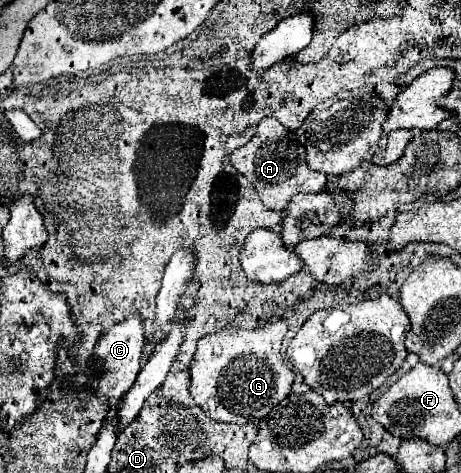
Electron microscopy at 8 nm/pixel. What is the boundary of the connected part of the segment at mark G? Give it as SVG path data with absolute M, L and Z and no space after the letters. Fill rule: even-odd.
M272 319L264 327L250 329L250 331L234 331L232 327L218 331L216 335L206 335L198 341L198 349L194 353L192 365L190 365L190 395L194 401L202 407L208 417L222 423L258 423L256 419L268 415L268 407L276 407L292 387L294 373L284 365L284 359L280 355L280 343L286 335L286 323ZM248 409L256 409L258 413L252 415Z

